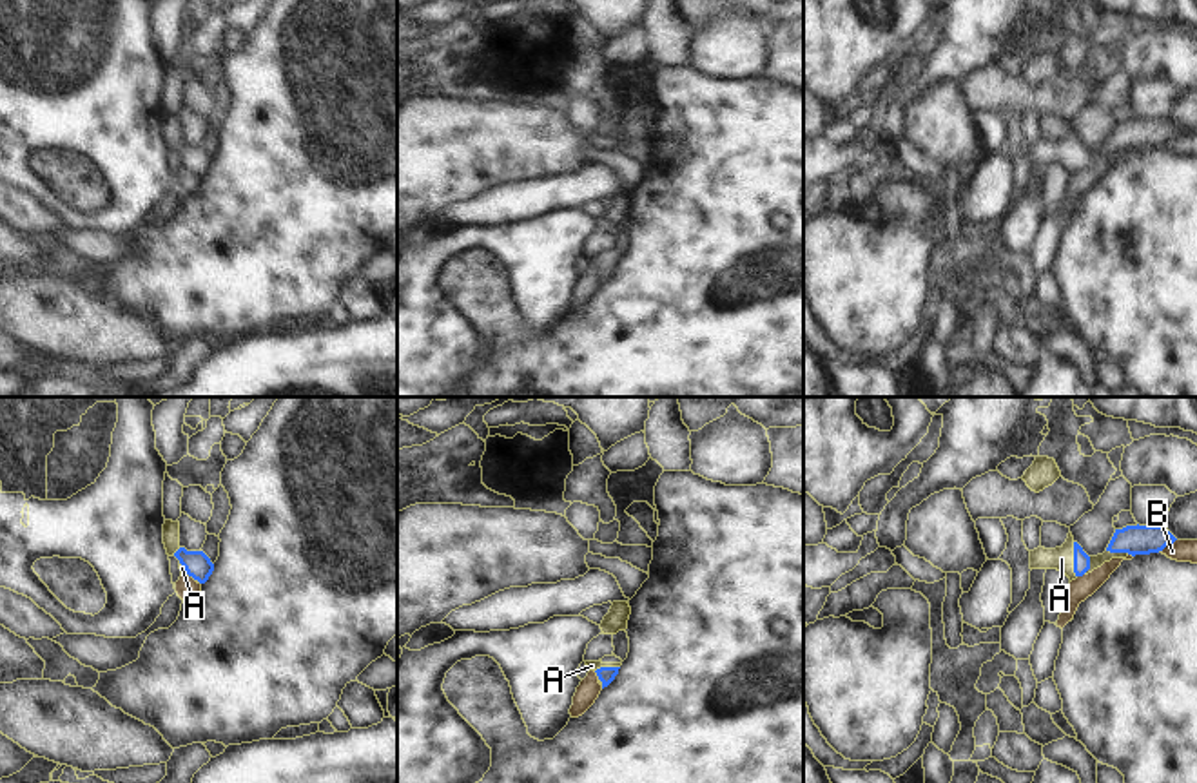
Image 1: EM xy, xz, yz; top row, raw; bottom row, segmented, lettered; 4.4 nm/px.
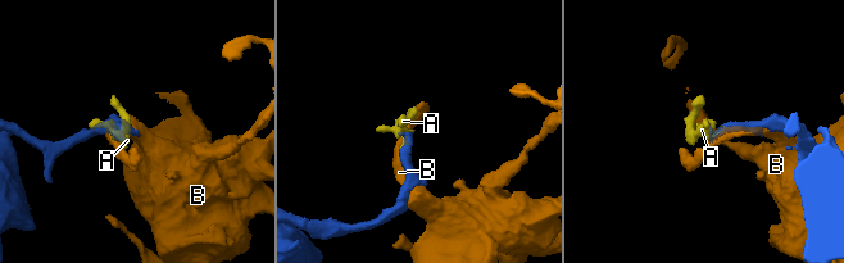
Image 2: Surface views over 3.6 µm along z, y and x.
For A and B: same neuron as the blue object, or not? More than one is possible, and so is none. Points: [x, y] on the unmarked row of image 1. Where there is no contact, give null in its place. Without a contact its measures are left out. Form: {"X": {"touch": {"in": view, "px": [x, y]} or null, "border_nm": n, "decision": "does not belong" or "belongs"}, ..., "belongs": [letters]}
{"A": {"touch": {"in": "yz", "px": [1074, 154]}, "border_nm": 160, "decision": "belongs"}, "B": {"touch": {"in": "yz", "px": [1168, 138]}, "border_nm": 90, "decision": "does not belong"}, "belongs": ["A"]}

